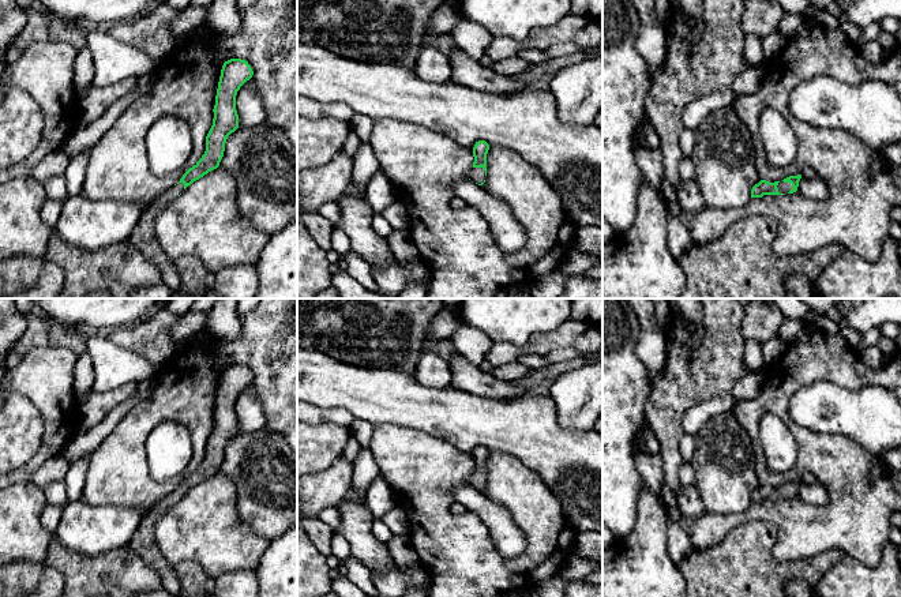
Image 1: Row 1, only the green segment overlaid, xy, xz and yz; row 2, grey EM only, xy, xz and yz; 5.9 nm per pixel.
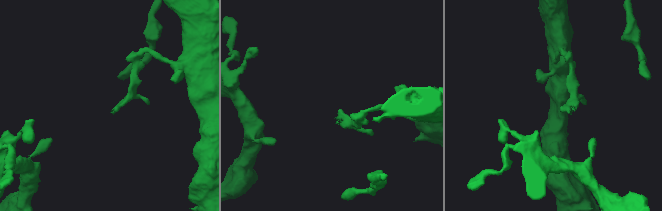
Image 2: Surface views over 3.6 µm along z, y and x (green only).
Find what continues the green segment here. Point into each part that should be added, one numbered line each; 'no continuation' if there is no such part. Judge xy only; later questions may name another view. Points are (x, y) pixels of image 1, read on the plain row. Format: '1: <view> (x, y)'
1: xy (143, 544)

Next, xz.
1: xz (477, 480)

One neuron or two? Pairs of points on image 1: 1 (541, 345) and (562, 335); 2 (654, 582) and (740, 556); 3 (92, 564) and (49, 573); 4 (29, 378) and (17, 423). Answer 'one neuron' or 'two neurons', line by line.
1: one neuron
2: two neurons
3: two neurons
4: two neurons

